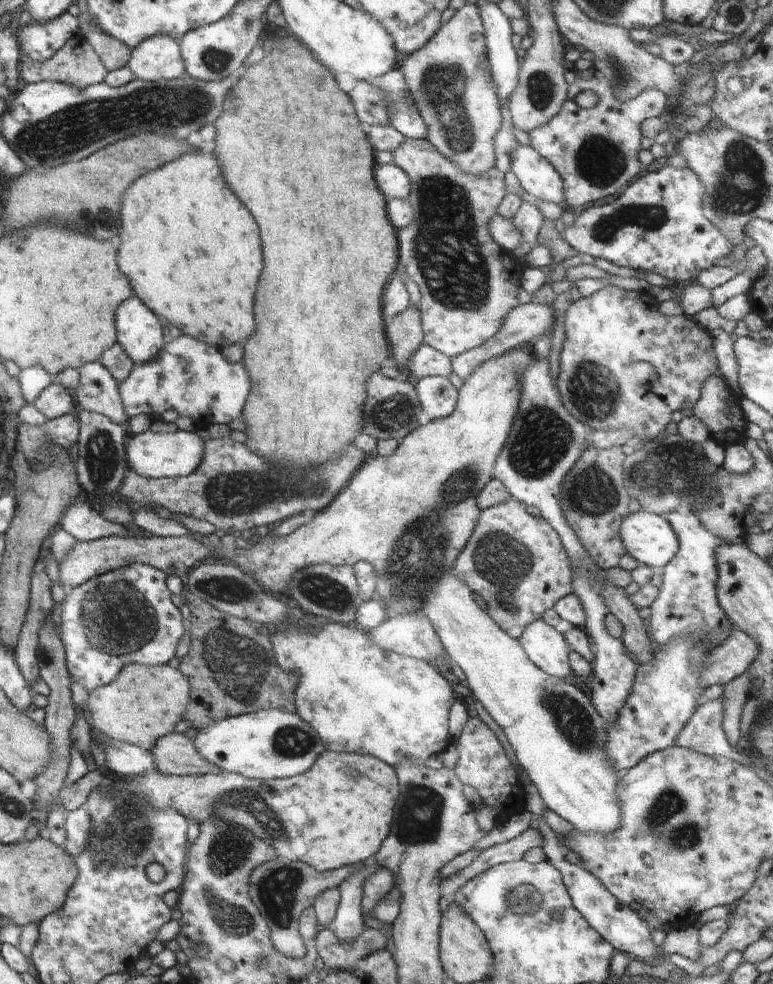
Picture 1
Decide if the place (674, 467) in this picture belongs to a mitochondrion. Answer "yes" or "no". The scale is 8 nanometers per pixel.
yes

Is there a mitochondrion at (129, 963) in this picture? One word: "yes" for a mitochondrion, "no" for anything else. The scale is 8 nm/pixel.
no

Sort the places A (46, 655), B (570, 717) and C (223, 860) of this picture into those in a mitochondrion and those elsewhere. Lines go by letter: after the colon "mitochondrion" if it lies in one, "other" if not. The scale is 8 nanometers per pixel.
A: mitochondrion
B: mitochondrion
C: mitochondrion

